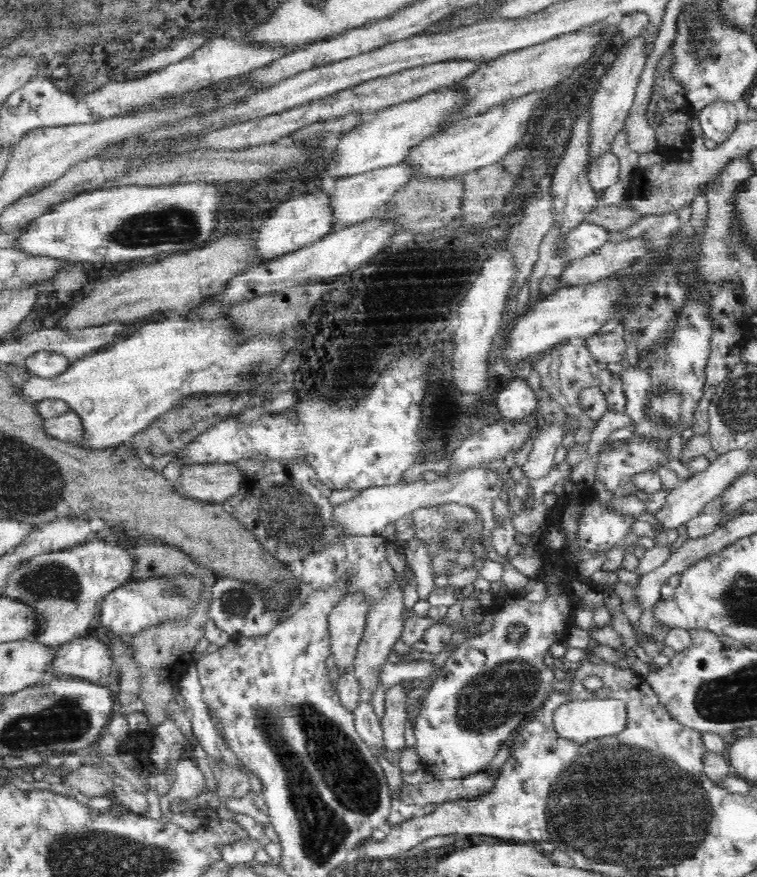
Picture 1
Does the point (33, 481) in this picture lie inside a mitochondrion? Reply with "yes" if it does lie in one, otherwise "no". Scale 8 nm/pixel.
yes

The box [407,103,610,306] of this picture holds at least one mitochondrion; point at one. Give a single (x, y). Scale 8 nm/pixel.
(555, 125)

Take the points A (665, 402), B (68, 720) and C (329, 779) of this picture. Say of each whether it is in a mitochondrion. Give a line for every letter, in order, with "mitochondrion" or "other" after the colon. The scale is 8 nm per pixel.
A: mitochondrion
B: mitochondrion
C: mitochondrion

